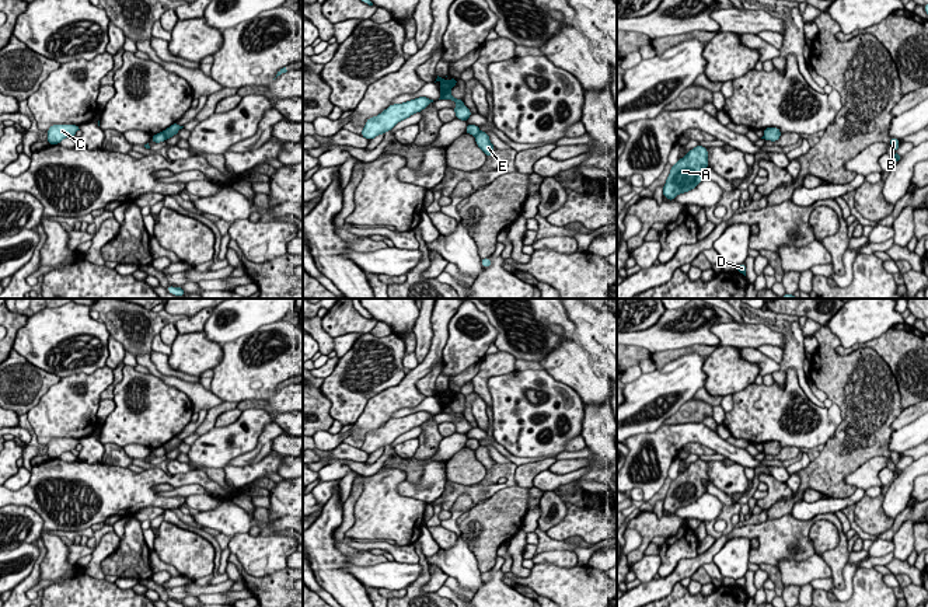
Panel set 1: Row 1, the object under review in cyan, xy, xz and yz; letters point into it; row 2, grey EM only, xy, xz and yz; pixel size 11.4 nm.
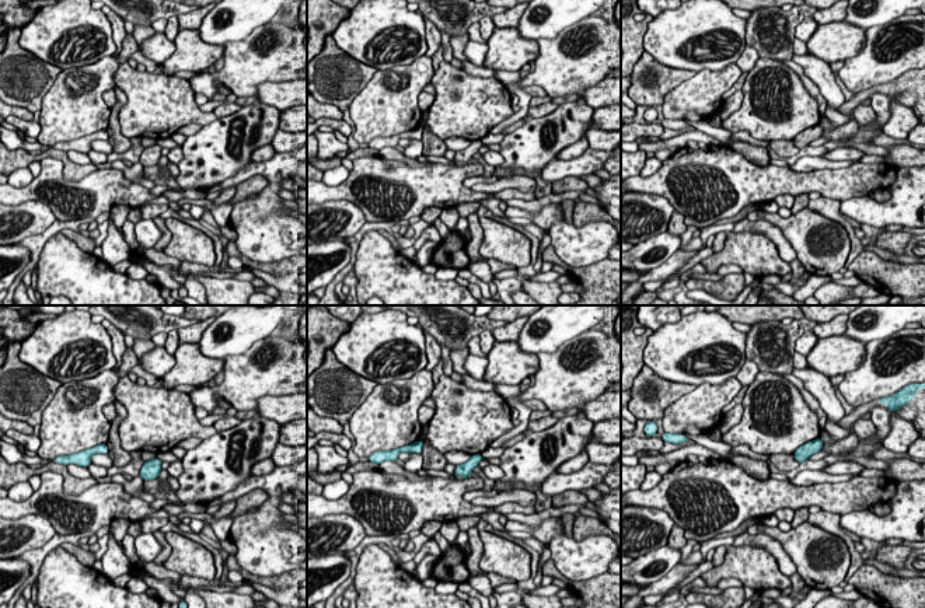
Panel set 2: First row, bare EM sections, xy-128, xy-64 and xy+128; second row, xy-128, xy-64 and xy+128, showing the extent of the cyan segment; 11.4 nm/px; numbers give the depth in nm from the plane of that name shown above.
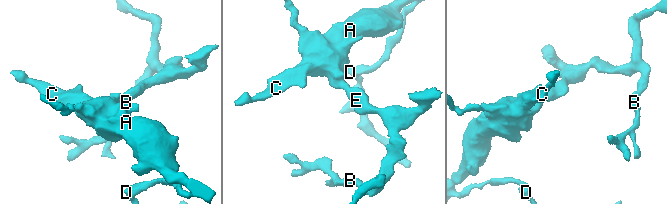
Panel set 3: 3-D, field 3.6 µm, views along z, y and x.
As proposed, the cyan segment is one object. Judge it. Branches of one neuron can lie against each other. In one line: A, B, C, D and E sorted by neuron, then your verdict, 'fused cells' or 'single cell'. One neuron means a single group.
A C D / B E | fused cells

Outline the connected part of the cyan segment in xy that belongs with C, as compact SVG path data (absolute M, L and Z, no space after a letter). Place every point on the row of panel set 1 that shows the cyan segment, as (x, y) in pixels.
M52 125L48 129L48 143L59 144L66 137L73 137L80 130L77 125Z

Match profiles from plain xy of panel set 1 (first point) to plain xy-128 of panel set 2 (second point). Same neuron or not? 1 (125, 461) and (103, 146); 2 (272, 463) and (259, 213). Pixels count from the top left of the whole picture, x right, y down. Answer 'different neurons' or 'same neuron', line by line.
1: different neurons
2: same neuron

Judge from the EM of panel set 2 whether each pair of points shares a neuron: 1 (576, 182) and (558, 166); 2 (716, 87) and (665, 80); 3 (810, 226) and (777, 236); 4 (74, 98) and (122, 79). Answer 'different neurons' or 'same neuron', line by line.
1: different neurons
2: different neurons
3: different neurons
4: different neurons

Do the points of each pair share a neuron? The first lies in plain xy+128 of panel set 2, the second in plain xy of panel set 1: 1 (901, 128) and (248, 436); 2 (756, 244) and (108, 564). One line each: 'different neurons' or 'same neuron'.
1: different neurons
2: same neuron

